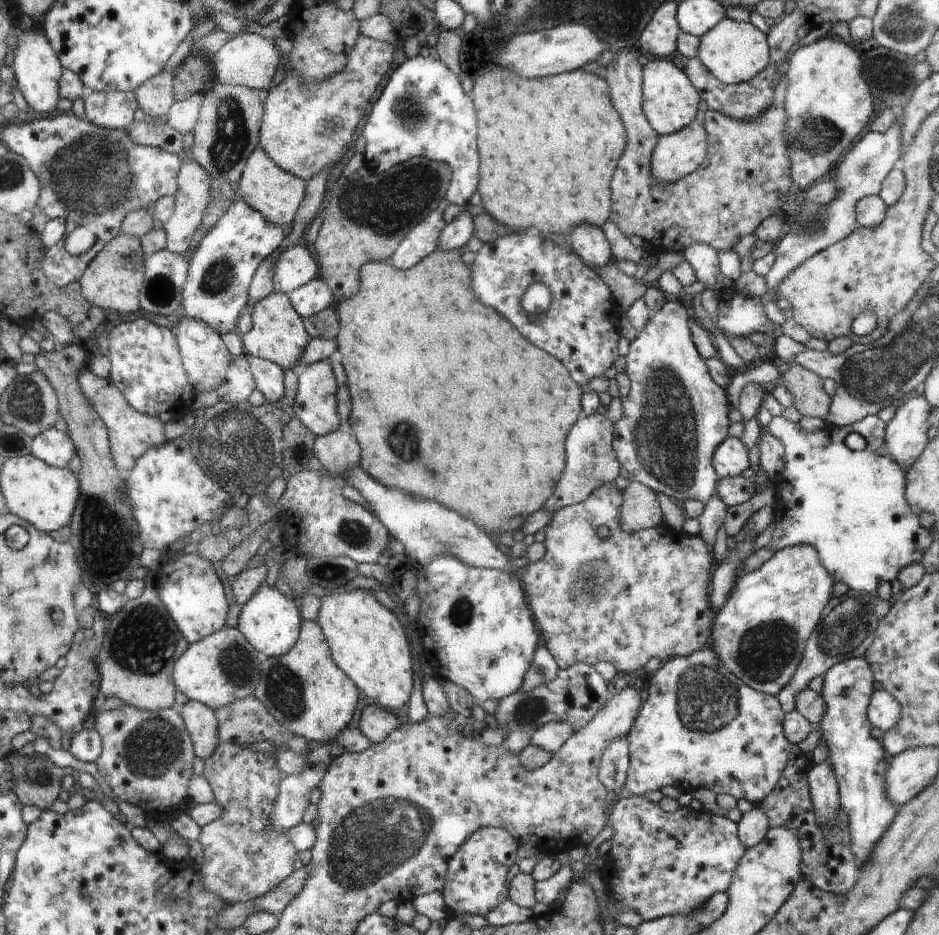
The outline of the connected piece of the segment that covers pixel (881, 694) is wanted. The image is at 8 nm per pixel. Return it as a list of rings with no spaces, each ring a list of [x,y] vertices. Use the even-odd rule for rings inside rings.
[[[875,690],[869,707],[869,722],[884,733],[892,730],[902,716],[902,706],[898,700],[884,690]]]

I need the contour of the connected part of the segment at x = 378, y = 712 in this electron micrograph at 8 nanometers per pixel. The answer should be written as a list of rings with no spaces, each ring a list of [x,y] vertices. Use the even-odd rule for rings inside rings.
[[[366,702],[357,717],[356,727],[371,744],[381,744],[398,728],[398,720],[385,708]]]

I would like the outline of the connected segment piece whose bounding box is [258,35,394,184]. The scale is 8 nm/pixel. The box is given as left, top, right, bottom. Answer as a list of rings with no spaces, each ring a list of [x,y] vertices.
[[[362,35],[349,62],[341,73],[320,82],[306,83],[290,72],[286,79],[269,89],[263,103],[258,148],[266,152],[280,169],[297,175],[308,184],[314,174],[329,172],[346,154],[358,122],[364,118],[364,106],[370,102],[376,86],[392,64],[394,46]]]

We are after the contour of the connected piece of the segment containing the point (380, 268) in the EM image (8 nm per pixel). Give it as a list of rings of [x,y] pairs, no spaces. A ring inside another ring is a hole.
[[[438,248],[429,257],[425,257],[420,263],[412,266],[410,270],[398,270],[388,260],[372,261],[361,266],[360,278],[360,292],[353,297],[341,299],[335,307],[340,324],[340,331],[336,339],[337,350],[342,354],[342,365],[346,372],[351,398],[352,408],[348,422],[361,446],[360,468],[386,488],[398,488],[420,500],[434,500],[442,504],[444,508],[458,512],[460,516],[464,516],[464,519],[480,526],[487,534],[491,535],[499,531],[514,532],[522,528],[528,516],[543,509],[545,503],[553,497],[557,484],[565,472],[564,438],[570,426],[576,423],[580,410],[582,410],[580,408],[580,396],[582,396],[580,386],[574,382],[564,363],[530,343],[494,308],[484,306],[476,300],[473,291],[473,270],[462,262],[459,250],[446,252]],[[472,464],[476,466],[476,470],[468,468]],[[480,502],[498,502],[498,504],[494,508],[480,508]]]

